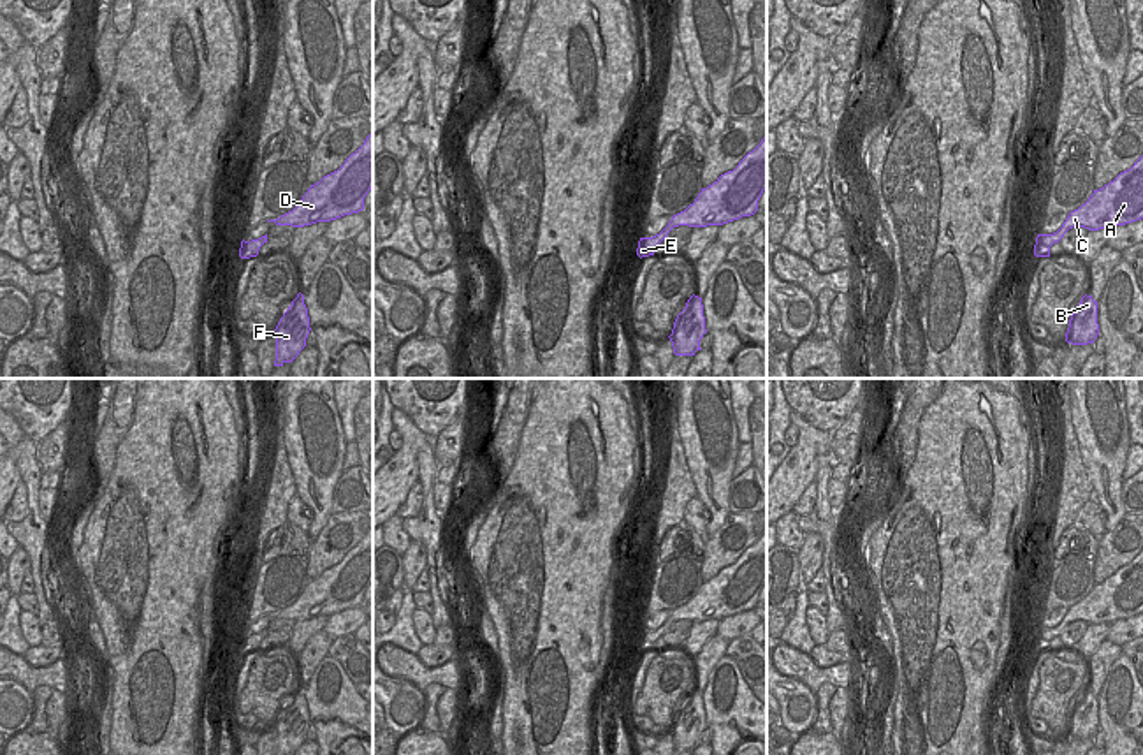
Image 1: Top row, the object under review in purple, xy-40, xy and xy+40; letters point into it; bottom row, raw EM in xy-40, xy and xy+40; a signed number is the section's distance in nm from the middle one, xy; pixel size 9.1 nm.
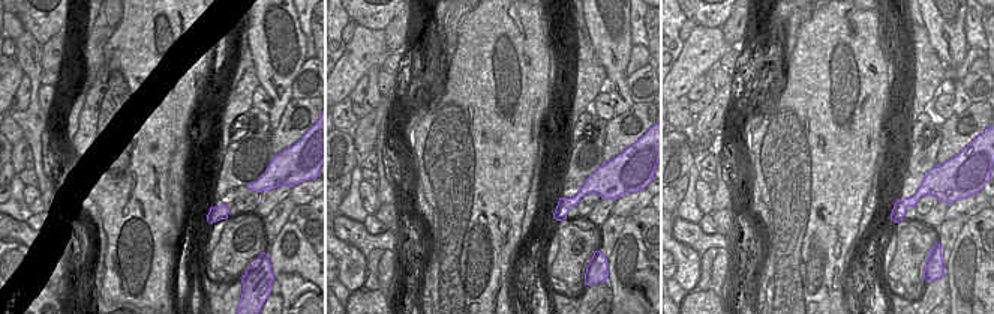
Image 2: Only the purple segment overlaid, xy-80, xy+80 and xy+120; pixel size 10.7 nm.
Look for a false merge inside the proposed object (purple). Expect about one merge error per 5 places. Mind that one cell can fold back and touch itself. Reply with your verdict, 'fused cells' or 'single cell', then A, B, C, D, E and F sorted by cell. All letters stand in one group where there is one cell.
single cell; groups A B C D E F

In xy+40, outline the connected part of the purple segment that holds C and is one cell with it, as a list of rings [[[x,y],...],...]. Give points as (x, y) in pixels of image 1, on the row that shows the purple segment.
[[[1143,155],[1134,165],[1120,172],[1088,197],[1085,204],[1071,211],[1062,227],[1053,234],[1037,234],[1036,257],[1050,257],[1050,246],[1059,243],[1073,227],[1088,231],[1113,229],[1143,218]]]

